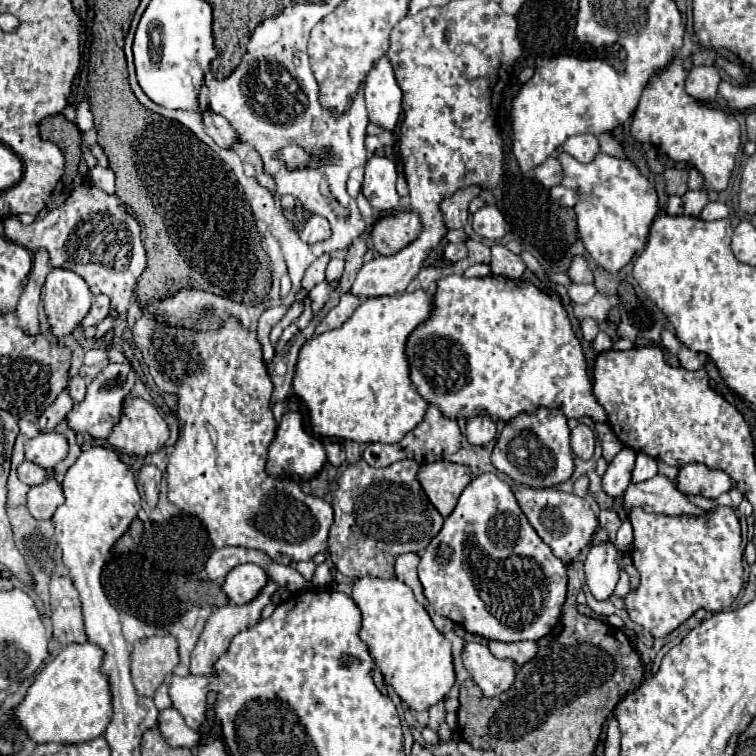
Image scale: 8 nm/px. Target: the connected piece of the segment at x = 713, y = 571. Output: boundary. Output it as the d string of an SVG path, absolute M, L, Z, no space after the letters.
M718 506L716 510L710 510L706 512L704 516L698 516L698 518L688 518L688 516L664 516L664 514L652 514L652 512L644 512L644 510L630 510L630 522L632 522L632 528L634 528L634 544L632 544L632 560L634 560L634 566L640 574L640 584L636 590L632 590L626 598L624 598L624 608L630 616L632 622L640 624L644 630L648 630L654 638L664 638L668 636L672 630L676 630L682 622L686 622L698 608L706 608L708 612L720 612L724 608L728 608L736 596L742 592L742 586L744 586L744 570L742 570L742 548L740 548L740 522L734 514L734 508L730 506Z

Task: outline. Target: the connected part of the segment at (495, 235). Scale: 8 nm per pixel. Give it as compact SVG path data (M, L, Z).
M488 204L484 208L480 208L476 214L474 214L474 220L472 220L472 228L478 236L494 242L494 240L500 240L506 236L506 220L502 216L502 212L494 206L494 204Z

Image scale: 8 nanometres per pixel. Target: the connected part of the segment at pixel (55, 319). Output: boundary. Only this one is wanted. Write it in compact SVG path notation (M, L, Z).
M52 268L44 284L44 312L52 332L62 338L70 334L90 310L92 292L84 278L72 270Z

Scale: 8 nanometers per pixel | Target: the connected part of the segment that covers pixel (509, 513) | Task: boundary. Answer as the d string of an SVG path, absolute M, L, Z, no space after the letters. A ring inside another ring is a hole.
M490 472L476 476L464 488L454 512L444 520L440 534L422 554L418 570L424 594L436 612L488 640L540 640L556 626L566 598L566 564L552 554L530 526L516 502L512 486Z

